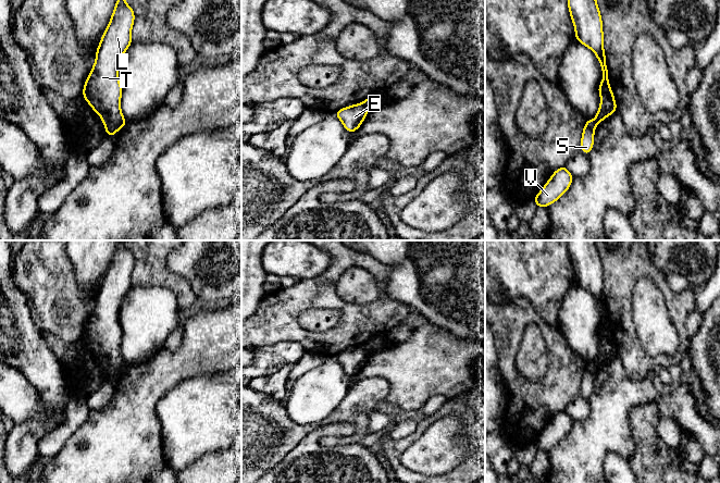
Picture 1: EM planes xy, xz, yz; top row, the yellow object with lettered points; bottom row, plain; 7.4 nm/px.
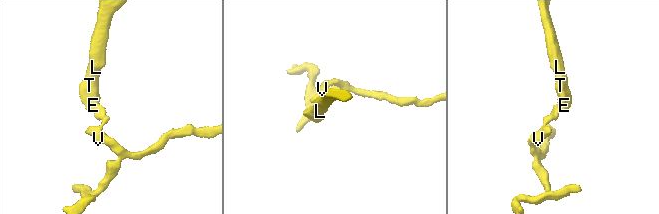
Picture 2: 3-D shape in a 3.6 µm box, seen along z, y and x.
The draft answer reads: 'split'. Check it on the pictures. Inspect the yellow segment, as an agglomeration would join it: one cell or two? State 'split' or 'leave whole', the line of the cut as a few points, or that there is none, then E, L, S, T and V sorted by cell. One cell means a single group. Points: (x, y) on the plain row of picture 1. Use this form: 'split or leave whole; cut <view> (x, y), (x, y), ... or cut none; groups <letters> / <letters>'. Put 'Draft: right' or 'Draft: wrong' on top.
Draft: right
split; cut yz (594, 363), (596, 368); groups E L T / S V

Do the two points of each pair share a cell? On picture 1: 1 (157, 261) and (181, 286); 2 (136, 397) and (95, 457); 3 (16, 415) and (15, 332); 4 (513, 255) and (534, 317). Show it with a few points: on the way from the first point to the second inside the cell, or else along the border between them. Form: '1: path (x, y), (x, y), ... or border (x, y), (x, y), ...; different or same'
1: path (159, 268), (174, 283); same
2: path (133, 412), (131, 421), (110, 442); same
3: border (11, 366), (33, 386); different
4: border (504, 302), (524, 297), (544, 321); different

